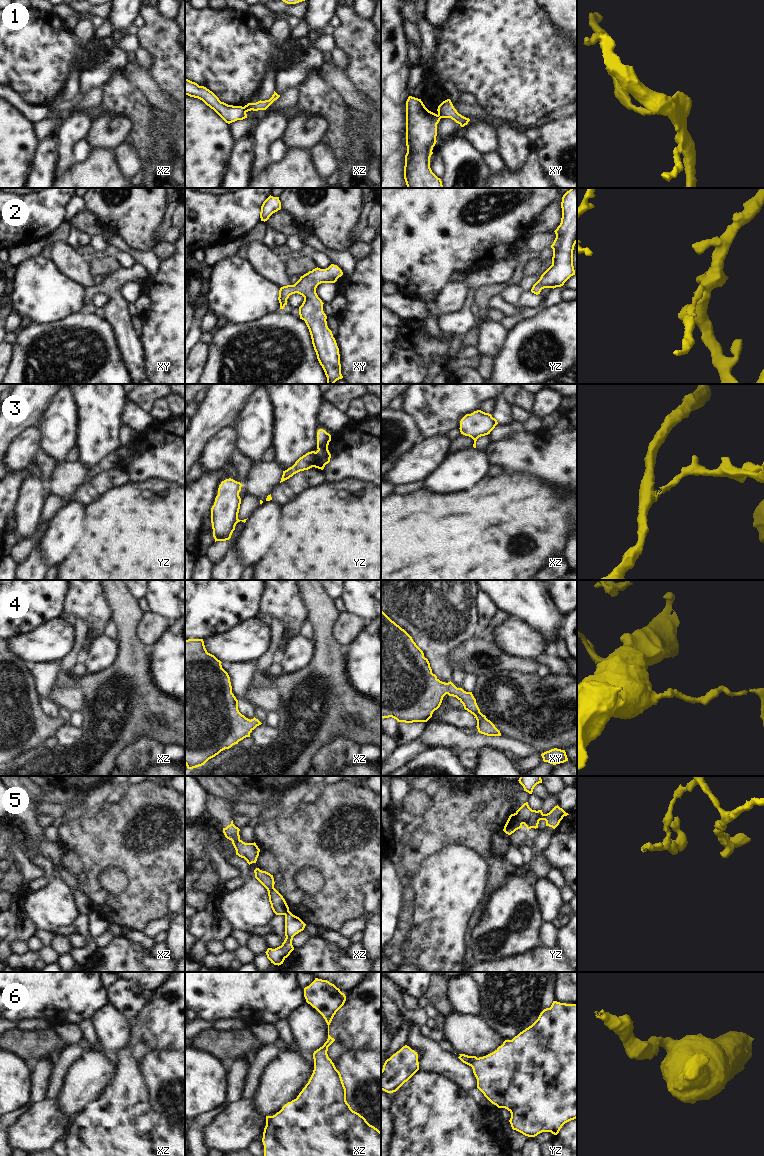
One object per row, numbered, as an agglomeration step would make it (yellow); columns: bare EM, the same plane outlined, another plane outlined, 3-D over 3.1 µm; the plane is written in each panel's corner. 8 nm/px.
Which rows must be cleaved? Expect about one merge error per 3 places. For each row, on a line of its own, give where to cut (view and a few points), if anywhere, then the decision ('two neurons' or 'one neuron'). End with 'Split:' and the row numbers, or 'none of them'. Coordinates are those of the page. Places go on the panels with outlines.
1: cut in xz along (242, 107), (246, 111); two neurons
2: no cut; one neuron
3: cut in yz along (238, 519), (236, 522); two neurons
4: no cut; one neuron
5: cut in yz along (515, 813), (516, 819), (521, 824); two neurons
6: no cut; one neuron
Split: 1, 3, 5

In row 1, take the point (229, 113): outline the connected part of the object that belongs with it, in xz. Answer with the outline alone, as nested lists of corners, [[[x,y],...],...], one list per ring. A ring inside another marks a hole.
[[[185,79],[185,95],[202,100],[228,124],[247,118],[246,111],[242,106],[221,102],[212,91],[188,79]]]

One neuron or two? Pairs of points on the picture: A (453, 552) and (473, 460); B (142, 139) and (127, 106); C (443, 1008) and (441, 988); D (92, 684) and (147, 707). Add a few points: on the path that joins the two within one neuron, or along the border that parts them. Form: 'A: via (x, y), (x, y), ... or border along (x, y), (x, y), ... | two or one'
A: border along (486, 475), (468, 489), (444, 494) | two
B: via (140, 131), (140, 119), (135, 114) | one
C: via (441, 1003), (441, 993) | one
D: via (106, 697), (124, 712), (133, 708) | one

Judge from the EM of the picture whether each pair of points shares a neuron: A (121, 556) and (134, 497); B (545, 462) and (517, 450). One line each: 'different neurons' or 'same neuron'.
A: same neuron
B: same neuron

